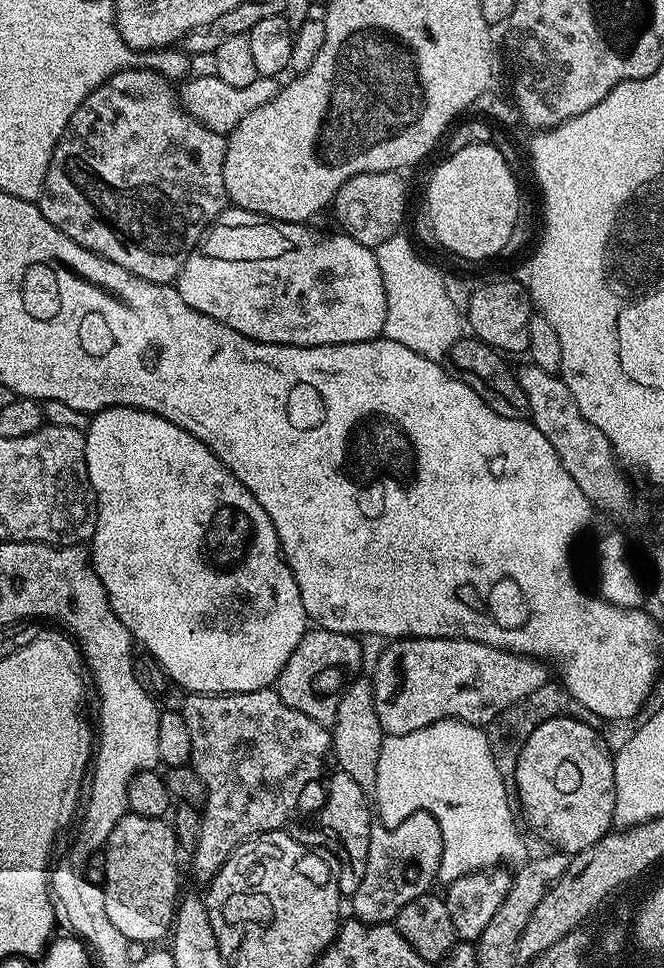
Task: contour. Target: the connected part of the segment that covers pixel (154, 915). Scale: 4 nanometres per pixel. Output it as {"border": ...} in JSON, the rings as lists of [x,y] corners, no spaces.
{"border":[[[126,815],[120,819],[118,826],[114,826],[114,830],[110,830],[110,838],[104,845],[102,851],[106,854],[106,878],[103,882],[104,901],[106,902],[106,918],[110,918],[110,922],[118,931],[125,936],[133,945],[148,944],[144,946],[152,946],[169,935],[173,929],[173,920],[176,917],[178,893],[176,894],[176,879],[179,878],[180,872],[176,869],[176,856],[178,857],[178,845],[176,842],[176,833],[172,831],[172,825],[164,818],[146,818],[145,816]]]}

